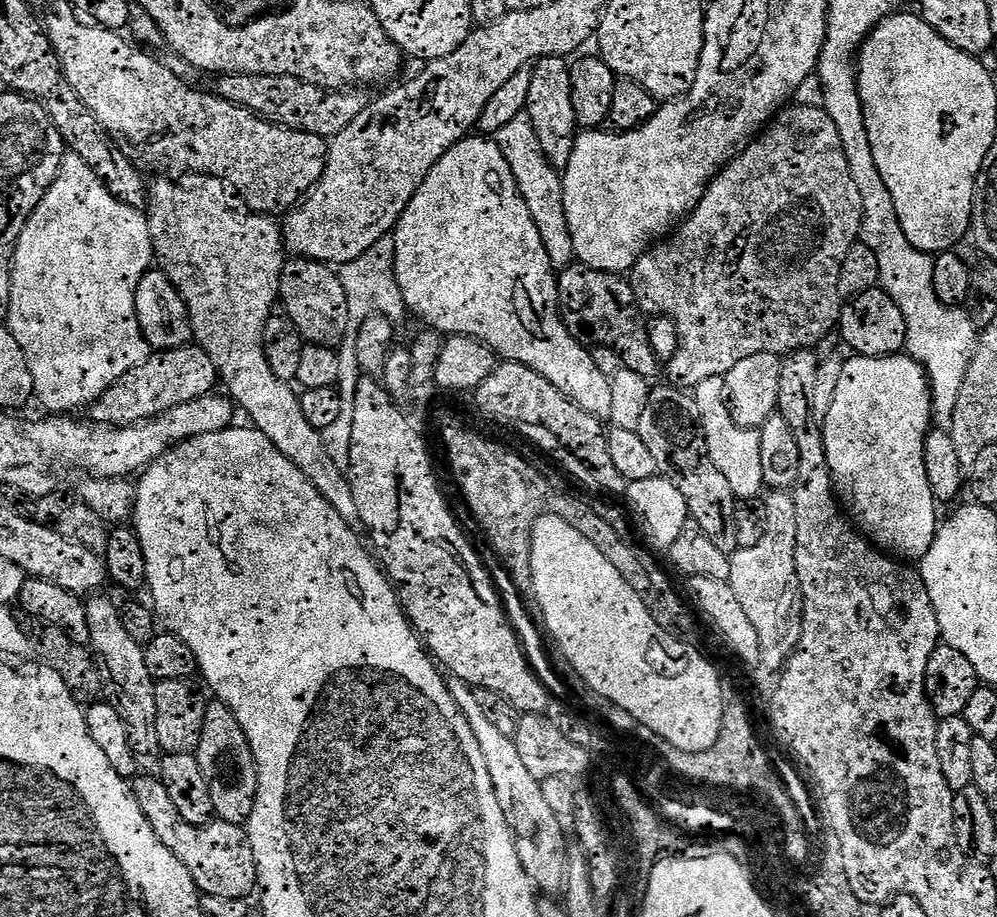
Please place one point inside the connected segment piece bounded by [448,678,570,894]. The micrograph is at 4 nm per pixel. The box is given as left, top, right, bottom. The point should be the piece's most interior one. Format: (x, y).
(544, 854)

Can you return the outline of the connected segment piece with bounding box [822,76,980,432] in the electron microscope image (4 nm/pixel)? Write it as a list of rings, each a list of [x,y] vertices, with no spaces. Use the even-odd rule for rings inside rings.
[[[846,76],[844,82],[846,84],[834,86],[846,88],[834,88],[834,94],[822,94],[822,107],[830,114],[834,126],[838,126],[838,138],[842,138],[842,150],[846,154],[850,174],[854,174],[854,182],[858,182],[858,190],[862,194],[864,214],[860,240],[876,254],[879,285],[902,311],[906,320],[907,355],[914,357],[928,374],[932,390],[933,423],[944,432],[951,432],[958,394],[966,374],[970,372],[970,362],[976,353],[980,332],[965,309],[947,308],[934,294],[933,257],[929,253],[918,251],[906,238],[901,223],[896,220],[890,190],[886,190],[886,182],[882,182],[882,174],[878,174],[878,166],[874,166],[874,154],[870,150],[870,138],[866,134],[864,107],[856,89],[856,80],[850,80]]]

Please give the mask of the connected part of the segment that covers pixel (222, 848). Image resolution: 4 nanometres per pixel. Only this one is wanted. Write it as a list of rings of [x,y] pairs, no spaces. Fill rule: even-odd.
[[[140,774],[131,781],[130,787],[138,806],[154,830],[154,834],[186,866],[190,878],[203,895],[228,900],[243,901],[243,896],[253,895],[257,887],[254,850],[250,850],[248,833],[239,824],[231,824],[216,818],[206,824],[187,824],[180,819],[178,810],[172,808],[166,786],[152,774]]]

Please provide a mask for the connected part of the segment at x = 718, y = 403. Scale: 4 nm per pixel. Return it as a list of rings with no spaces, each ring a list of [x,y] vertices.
[[[723,377],[708,378],[694,389],[693,394],[699,408],[700,418],[706,432],[707,459],[728,480],[736,499],[749,501],[757,499],[764,490],[760,455],[761,436],[757,429],[740,428],[730,418],[729,408],[724,402]]]

